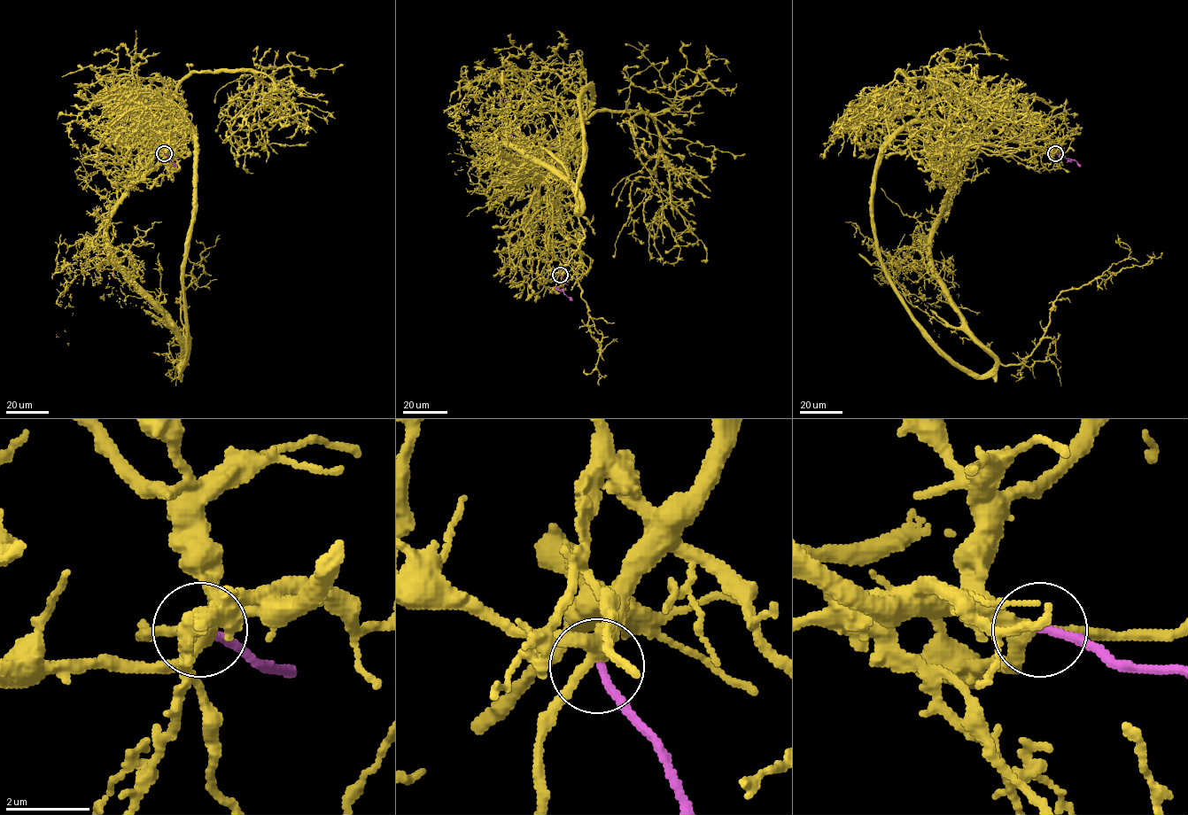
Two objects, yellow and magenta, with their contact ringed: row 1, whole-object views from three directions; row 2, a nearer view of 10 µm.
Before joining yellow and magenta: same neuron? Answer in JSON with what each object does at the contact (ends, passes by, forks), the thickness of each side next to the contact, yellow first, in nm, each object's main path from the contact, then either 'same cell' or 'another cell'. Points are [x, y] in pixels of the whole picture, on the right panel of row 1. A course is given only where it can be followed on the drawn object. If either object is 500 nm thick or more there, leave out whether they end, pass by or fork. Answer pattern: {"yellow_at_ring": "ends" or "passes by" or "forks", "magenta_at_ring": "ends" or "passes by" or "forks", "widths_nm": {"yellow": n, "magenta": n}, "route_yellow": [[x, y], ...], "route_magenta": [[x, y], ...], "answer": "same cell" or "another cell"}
{"yellow_at_ring": "forks", "magenta_at_ring": "ends", "widths_nm": {"yellow": 320, "magenta": 180}, "route_yellow": [[1055, 154], [1019, 159], [966, 150], [934, 226], [932, 273], [1003, 364], [1032, 353], [1063, 291], [1162, 252]], "route_magenta": [[1055, 153], [1075, 160], [1080, 166]], "answer": "same cell"}

